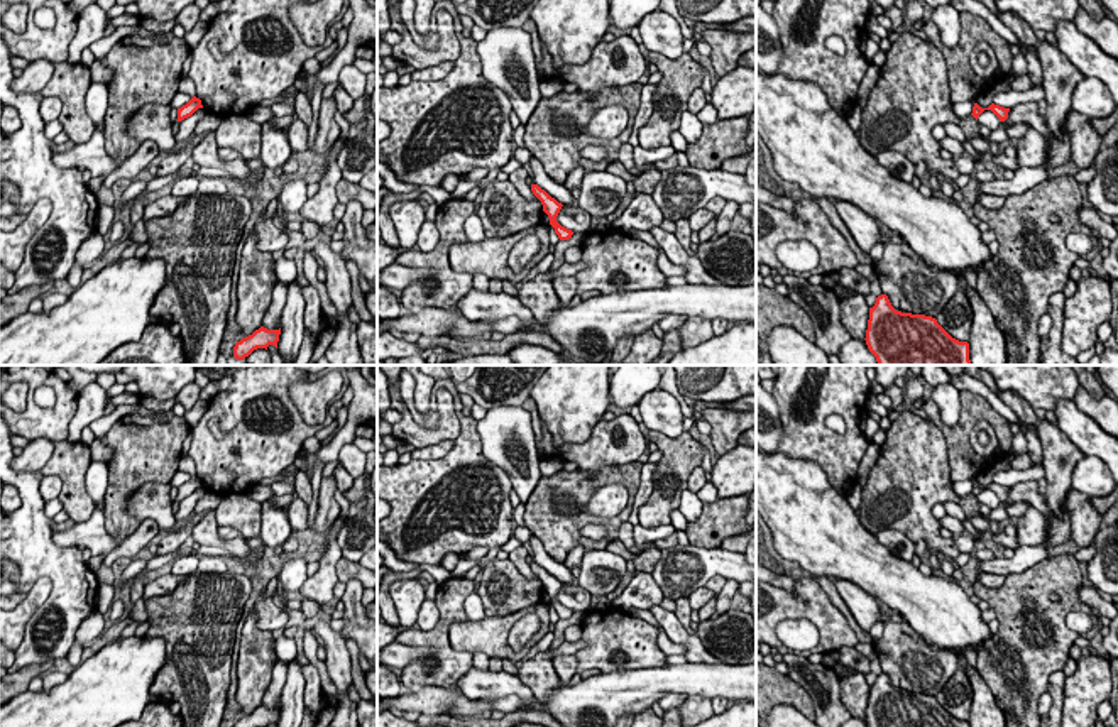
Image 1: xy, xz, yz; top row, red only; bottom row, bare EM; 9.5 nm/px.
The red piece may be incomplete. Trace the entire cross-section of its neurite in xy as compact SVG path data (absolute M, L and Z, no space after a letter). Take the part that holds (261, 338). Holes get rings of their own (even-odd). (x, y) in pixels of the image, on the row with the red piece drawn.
M260 326L252 335L249 335L235 343L233 357L237 360L244 360L257 348L267 350L269 345L274 345L277 348L279 335L281 335L281 328L279 330L267 330L267 328Z

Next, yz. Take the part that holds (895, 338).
M886 294L869 308L864 340L876 365L971 365L967 342L952 338L932 316L896 311Z

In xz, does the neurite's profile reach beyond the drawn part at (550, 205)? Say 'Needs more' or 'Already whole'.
Already whole

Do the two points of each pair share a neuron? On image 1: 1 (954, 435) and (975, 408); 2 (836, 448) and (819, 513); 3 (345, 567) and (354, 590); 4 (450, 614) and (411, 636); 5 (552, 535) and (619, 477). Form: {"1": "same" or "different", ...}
{"1": "same", "2": "different", "3": "different", "4": "same", "5": "same"}

